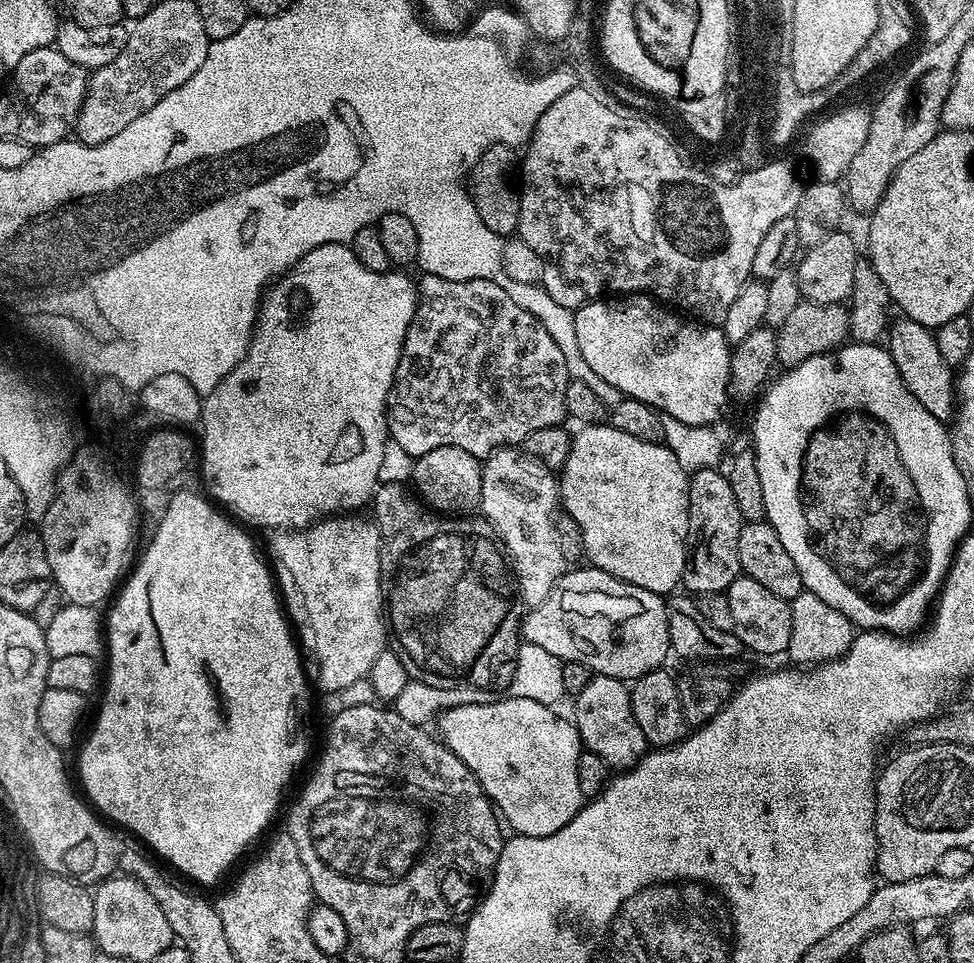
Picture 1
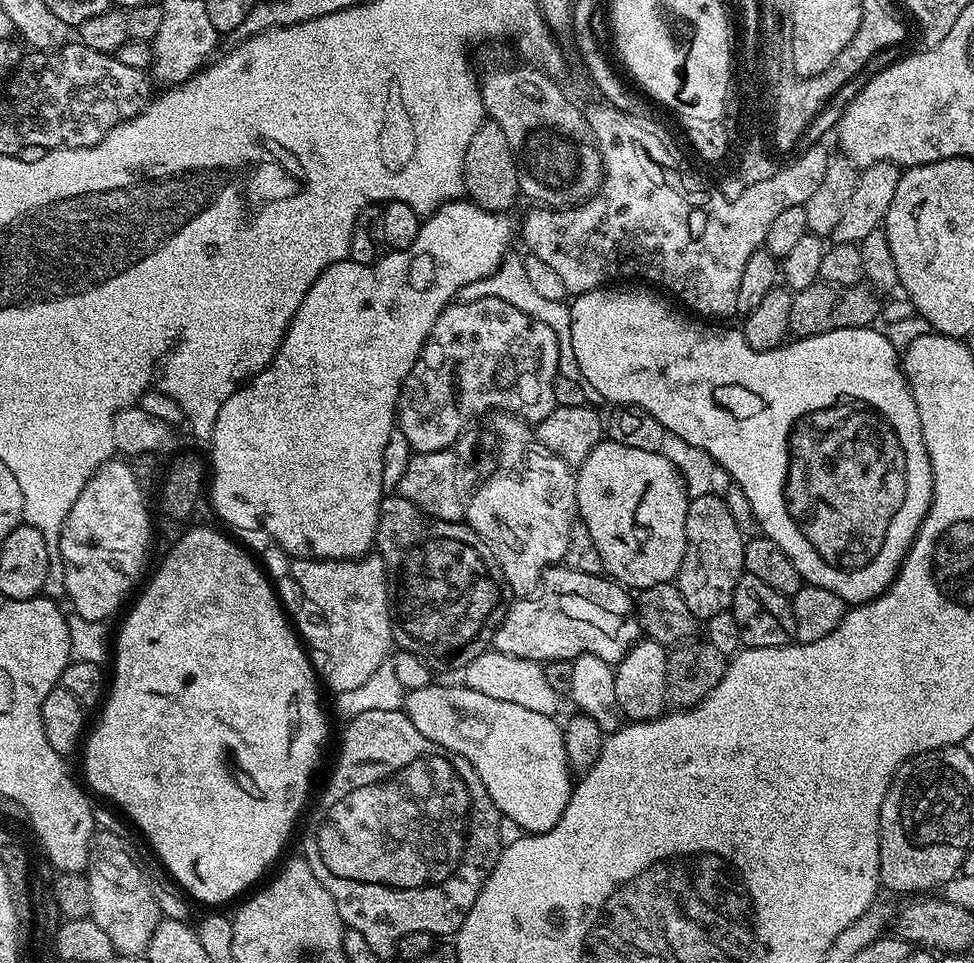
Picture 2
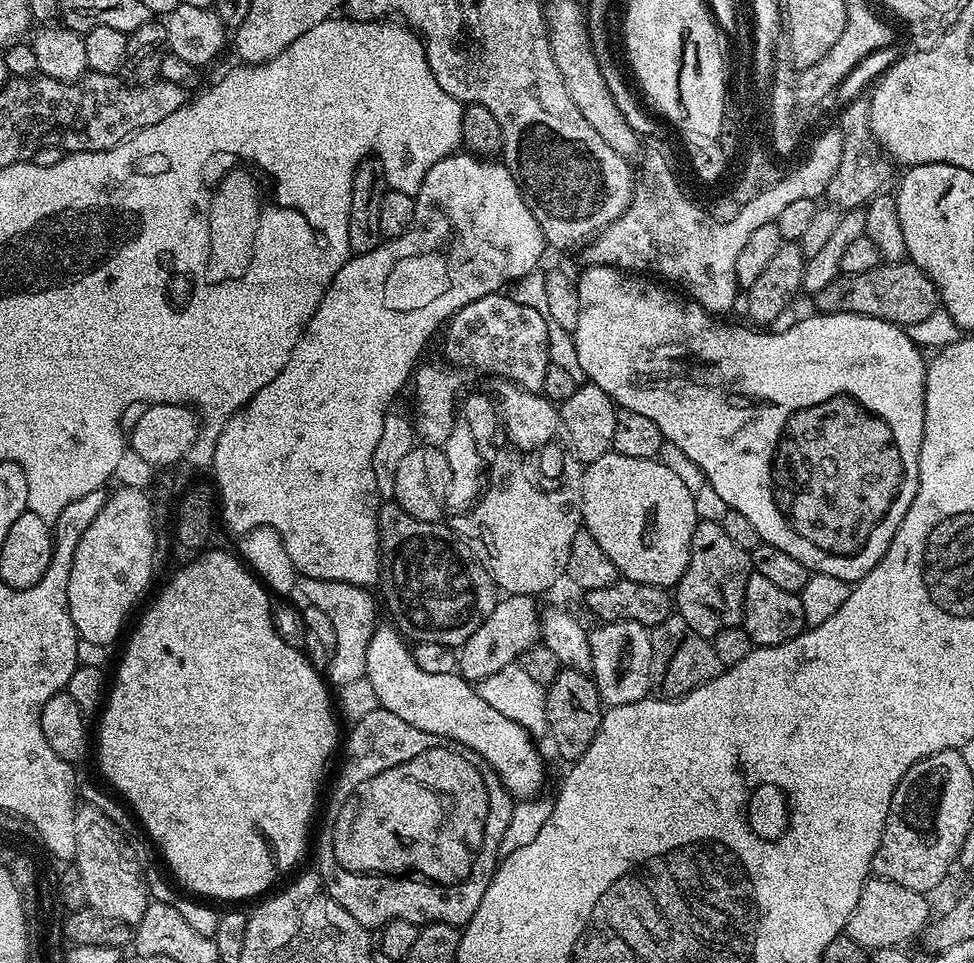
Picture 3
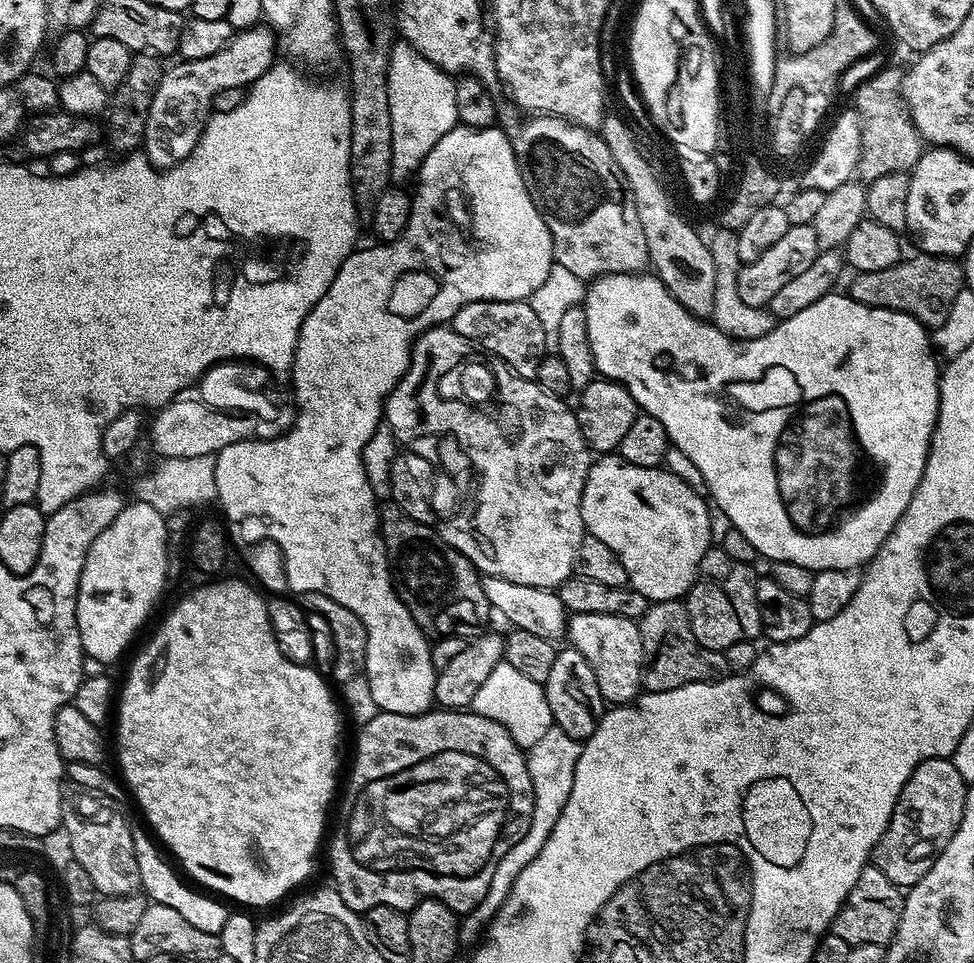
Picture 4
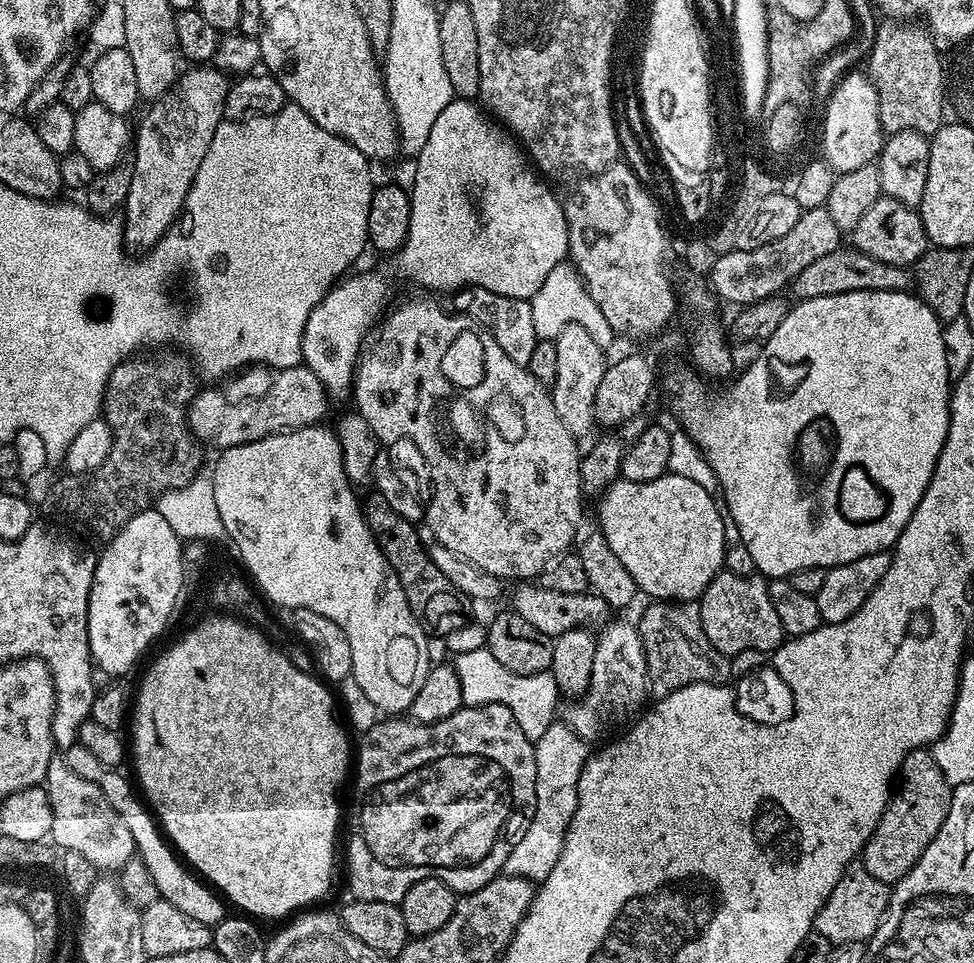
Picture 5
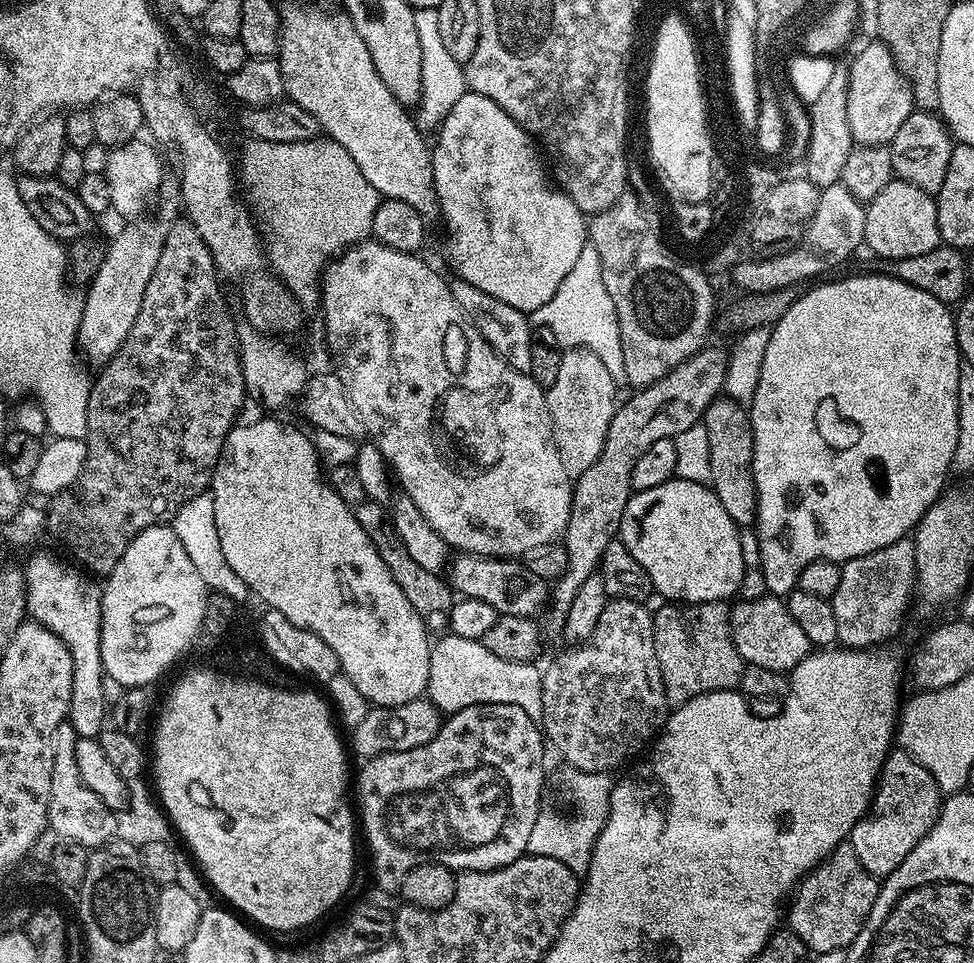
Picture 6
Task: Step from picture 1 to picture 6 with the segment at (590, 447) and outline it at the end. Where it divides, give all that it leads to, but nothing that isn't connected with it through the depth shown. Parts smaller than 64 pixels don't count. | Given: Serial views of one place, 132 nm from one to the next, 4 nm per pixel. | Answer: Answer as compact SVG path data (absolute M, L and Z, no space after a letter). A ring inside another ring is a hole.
M680 479L662 482L662 486L654 486L654 490L633 492L624 507L618 539L626 546L626 550L630 550L630 554L634 554L642 570L650 574L653 589L657 593L661 592L665 601L682 604L731 601L740 591L746 567L744 544L740 541L741 529L730 518L730 514L726 514L722 502L718 502L716 493L707 483Z

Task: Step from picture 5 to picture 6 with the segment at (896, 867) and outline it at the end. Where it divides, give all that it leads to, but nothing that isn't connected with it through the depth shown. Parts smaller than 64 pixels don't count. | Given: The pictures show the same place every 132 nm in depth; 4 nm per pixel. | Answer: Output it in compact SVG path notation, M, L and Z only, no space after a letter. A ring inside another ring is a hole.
M903 750L889 751L880 771L880 779L876 781L876 791L872 798L872 806L854 826L850 843L854 854L858 854L858 862L866 866L871 876L883 878L889 876L926 838L926 834L934 826L940 816L942 793L934 782L930 770L922 766L909 752Z

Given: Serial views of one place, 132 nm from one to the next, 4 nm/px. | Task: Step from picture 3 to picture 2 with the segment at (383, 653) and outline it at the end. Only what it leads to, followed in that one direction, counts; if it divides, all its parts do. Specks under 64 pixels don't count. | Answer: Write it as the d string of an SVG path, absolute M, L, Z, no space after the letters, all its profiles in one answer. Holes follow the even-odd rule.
M433 682L427 688L408 692L404 697L403 711L408 713L410 722L414 722L418 734L452 755L466 758L466 762L474 766L501 817L513 819L528 834L548 832L558 822L558 818L562 818L574 787L561 725L555 724L557 721L551 716L526 710L526 706L498 702L498 698L490 698L487 694L478 694L478 690L456 684Z

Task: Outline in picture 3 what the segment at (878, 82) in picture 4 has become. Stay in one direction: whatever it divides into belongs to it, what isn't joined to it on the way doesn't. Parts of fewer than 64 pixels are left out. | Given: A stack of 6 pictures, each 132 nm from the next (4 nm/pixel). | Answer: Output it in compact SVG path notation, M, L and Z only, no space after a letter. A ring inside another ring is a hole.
M855 99L851 103L845 103L840 109L842 110L838 127L842 134L842 158L838 161L838 170L835 171L834 178L830 178L826 200L837 210L860 210L883 189L880 187L887 182L893 165L872 137L868 126L867 99Z

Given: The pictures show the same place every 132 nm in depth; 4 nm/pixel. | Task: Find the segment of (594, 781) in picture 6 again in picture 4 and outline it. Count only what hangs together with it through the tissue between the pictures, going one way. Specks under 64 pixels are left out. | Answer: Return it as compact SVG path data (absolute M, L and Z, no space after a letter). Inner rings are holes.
M554 726L542 734L542 738L527 751L527 768L531 788L534 790L534 811L531 815L530 826L524 831L522 838L506 854L500 856L499 862L495 864L494 875L490 878L490 888L486 890L486 897L482 898L482 902L474 910L461 917L459 938L462 942L468 942L468 940L478 942L483 939L488 925L492 923L502 903L509 896L522 870L541 853L546 838L554 828L554 823L558 822L562 808L569 801L570 790L573 789L574 784L574 770L577 768L582 748L581 741L570 738L564 730Z

